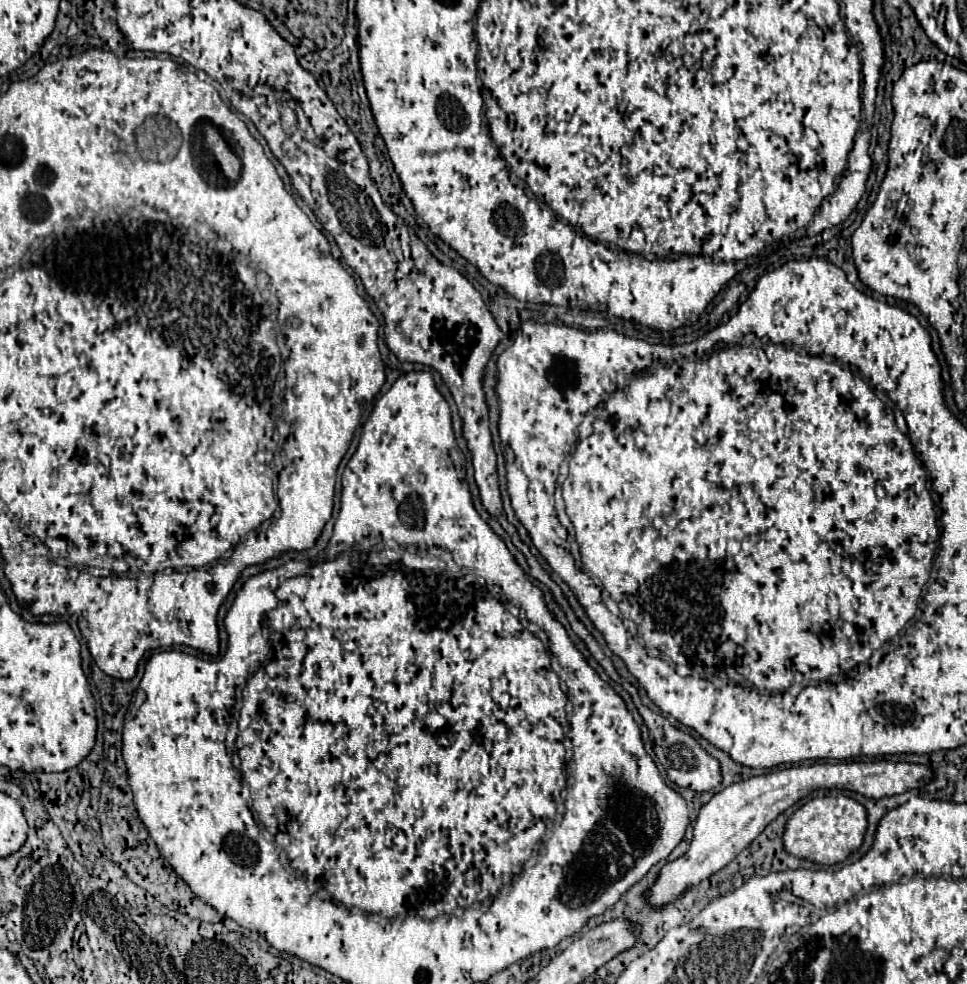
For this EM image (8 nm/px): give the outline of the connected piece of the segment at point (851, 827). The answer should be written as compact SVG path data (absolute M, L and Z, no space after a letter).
M825 796L813 798L803 804L787 822L783 834L785 850L797 858L807 858L817 864L833 866L847 860L863 844L867 832L867 810L863 804L849 796Z

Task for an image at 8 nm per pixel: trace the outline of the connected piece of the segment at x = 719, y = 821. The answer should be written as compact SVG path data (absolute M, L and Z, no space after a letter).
M875 760L875 762L825 762L813 766L797 766L785 768L777 772L769 772L763 776L753 776L749 780L731 784L717 792L701 810L693 826L693 840L689 850L673 860L667 862L655 886L651 888L649 902L653 906L663 906L679 898L687 888L699 884L703 878L709 878L717 870L725 868L741 850L745 850L769 822L773 822L779 814L791 808L795 802L805 798L811 790L821 788L841 788L859 792L867 798L885 798L903 794L913 788L921 788L935 778L935 772L923 764L901 764L889 760Z

